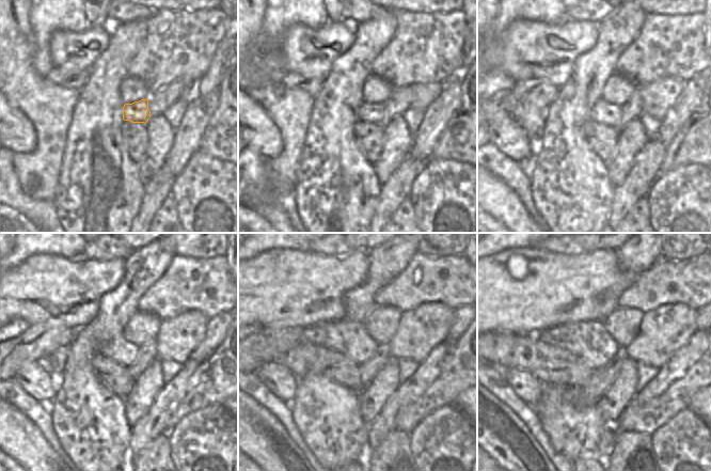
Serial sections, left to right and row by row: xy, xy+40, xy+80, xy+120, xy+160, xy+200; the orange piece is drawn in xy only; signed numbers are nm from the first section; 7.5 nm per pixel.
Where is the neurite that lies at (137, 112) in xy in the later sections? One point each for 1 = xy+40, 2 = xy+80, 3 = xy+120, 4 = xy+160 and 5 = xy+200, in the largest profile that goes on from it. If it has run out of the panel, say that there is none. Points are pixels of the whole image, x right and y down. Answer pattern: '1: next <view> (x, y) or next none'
1: next xy+40 (368, 112)
2: next xy+80 (603, 112)
3: next xy+120 (119, 349)
4: next xy+160 (350, 339)
5: next xy+200 (589, 341)

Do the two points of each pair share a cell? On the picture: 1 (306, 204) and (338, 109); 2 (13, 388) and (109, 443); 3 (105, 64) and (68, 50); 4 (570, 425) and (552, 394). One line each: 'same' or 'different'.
1: same
2: different
3: different
4: same

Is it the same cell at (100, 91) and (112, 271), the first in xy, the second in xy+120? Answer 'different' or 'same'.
different

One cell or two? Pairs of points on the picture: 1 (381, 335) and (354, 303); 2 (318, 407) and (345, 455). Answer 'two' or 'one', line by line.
1: two
2: one

